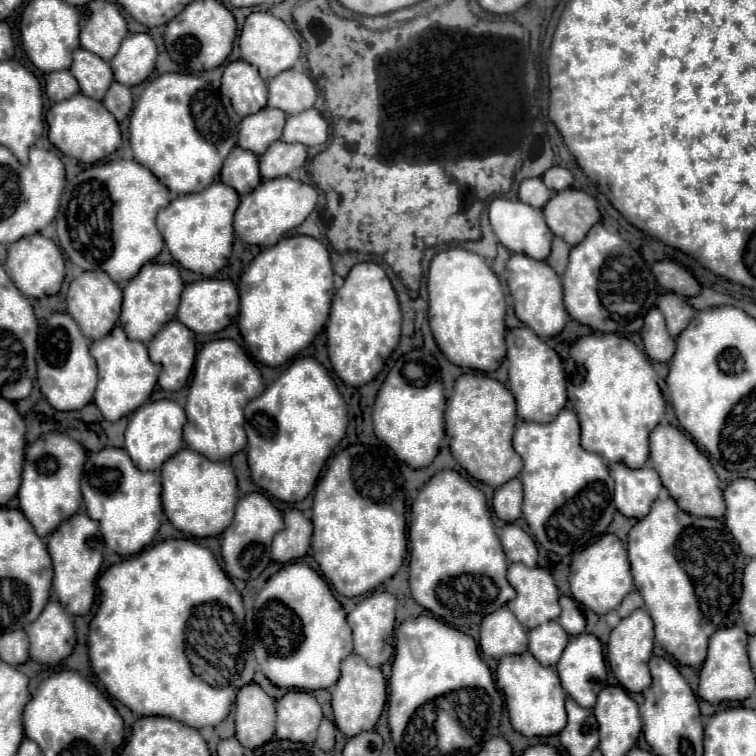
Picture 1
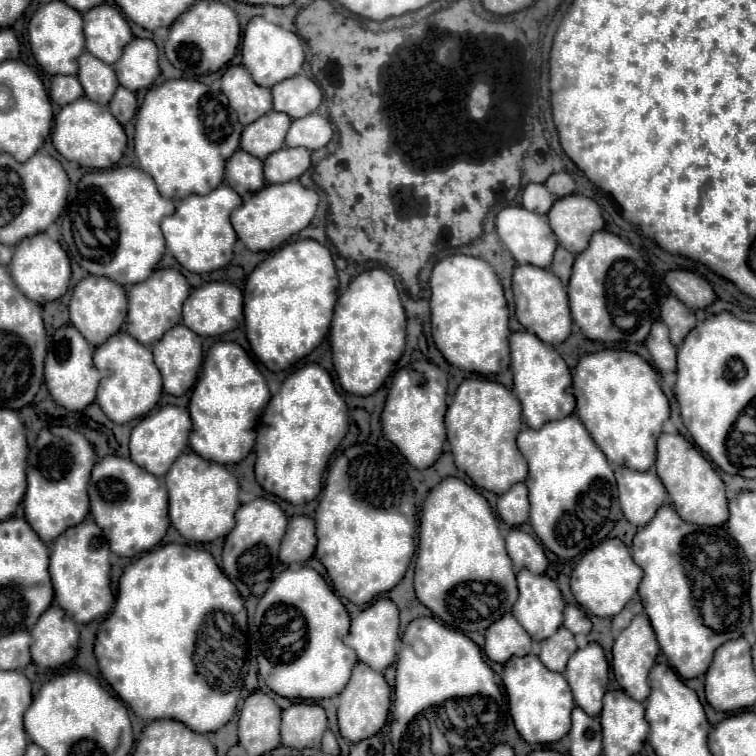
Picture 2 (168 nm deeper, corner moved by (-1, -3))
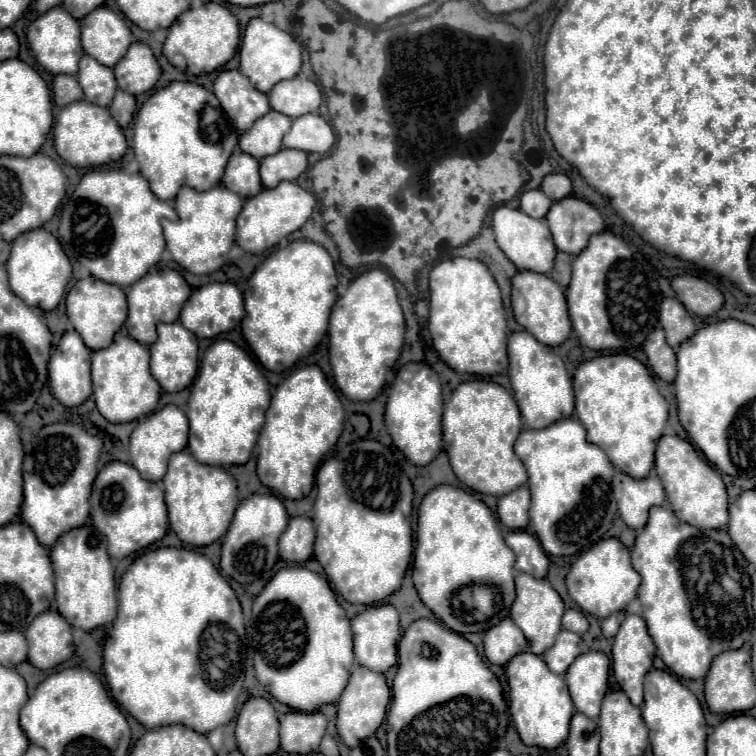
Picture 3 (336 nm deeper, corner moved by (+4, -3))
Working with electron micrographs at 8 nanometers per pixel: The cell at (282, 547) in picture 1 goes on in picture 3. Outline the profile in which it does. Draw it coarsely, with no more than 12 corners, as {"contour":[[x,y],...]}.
{"contour":[[292,517],[280,537],[280,557],[312,557],[314,523]]}

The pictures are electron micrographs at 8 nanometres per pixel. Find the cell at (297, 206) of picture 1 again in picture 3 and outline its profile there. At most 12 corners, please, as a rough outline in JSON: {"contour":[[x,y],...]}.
{"contour":[[296,181],[246,199],[236,243],[262,253],[298,231],[316,199]]}

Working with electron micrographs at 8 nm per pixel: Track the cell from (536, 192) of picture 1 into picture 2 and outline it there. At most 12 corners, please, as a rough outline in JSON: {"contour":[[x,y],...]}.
{"contour":[[529,183],[523,189],[523,207],[547,213],[555,199],[545,185]]}

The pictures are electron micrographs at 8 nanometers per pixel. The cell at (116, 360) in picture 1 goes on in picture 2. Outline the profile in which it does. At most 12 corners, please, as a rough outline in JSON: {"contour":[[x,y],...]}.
{"contour":[[119,331],[93,351],[97,403],[113,423],[161,397],[151,349]]}

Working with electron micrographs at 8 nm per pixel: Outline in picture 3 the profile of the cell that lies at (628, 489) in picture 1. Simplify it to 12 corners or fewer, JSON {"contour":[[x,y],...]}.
{"contour":[[660,479],[612,481],[618,511],[630,529],[642,529],[648,511],[664,505]]}

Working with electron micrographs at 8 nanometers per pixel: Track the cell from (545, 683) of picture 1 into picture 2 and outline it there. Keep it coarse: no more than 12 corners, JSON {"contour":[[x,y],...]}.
{"contour":[[537,655],[509,659],[501,679],[527,743],[569,733],[575,703]]}

